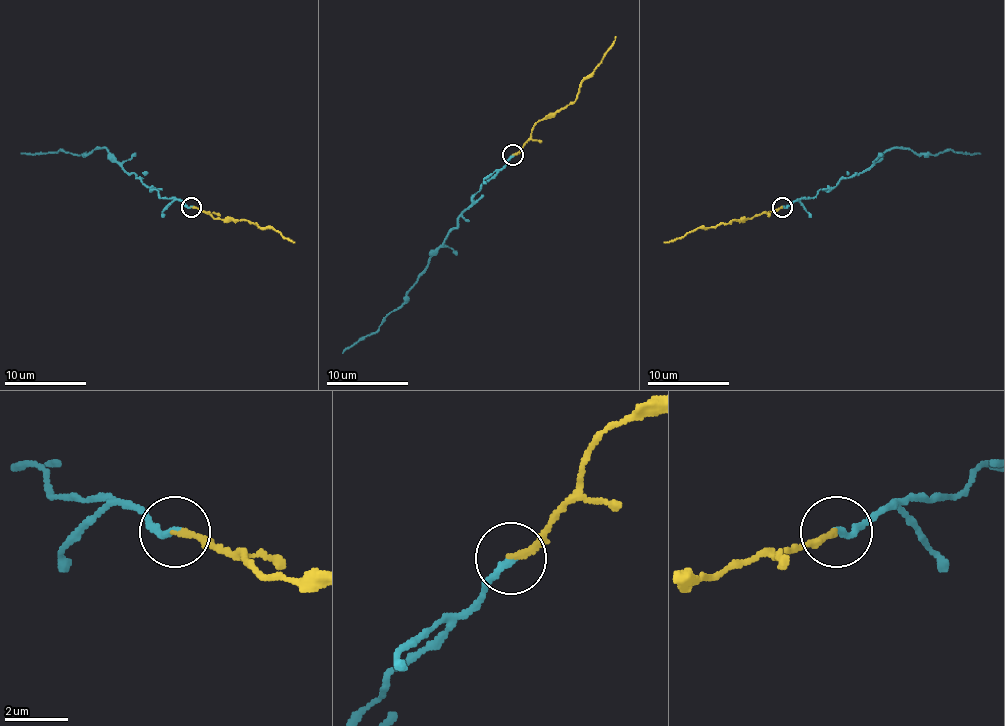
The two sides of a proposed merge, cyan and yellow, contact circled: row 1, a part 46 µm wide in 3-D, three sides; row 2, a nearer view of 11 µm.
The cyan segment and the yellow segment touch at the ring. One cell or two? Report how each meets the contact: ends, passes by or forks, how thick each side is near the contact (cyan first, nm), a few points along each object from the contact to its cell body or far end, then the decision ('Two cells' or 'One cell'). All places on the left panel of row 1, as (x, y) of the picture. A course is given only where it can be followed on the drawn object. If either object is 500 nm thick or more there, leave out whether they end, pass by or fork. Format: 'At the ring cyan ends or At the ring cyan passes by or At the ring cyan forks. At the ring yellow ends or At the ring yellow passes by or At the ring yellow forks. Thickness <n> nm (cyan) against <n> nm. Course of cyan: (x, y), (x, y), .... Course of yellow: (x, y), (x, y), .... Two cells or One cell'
At the ring cyan ends. At the ring yellow ends. Thickness 220 nm (cyan) against 200 nm. Course of cyan: (192, 206), (173, 198), (161, 198), (155, 190), (124, 169), (104, 147), (79, 155), (55, 151), (20, 153). Course of yellow: (192, 206), (216, 219), (269, 227), (294, 243). One cell

